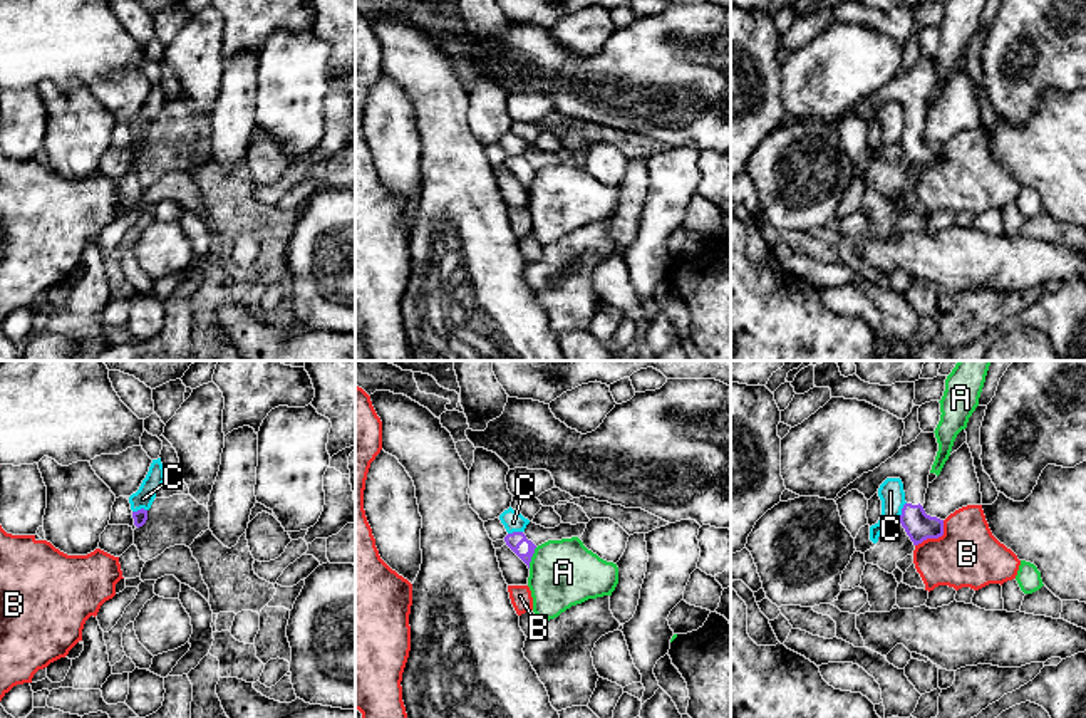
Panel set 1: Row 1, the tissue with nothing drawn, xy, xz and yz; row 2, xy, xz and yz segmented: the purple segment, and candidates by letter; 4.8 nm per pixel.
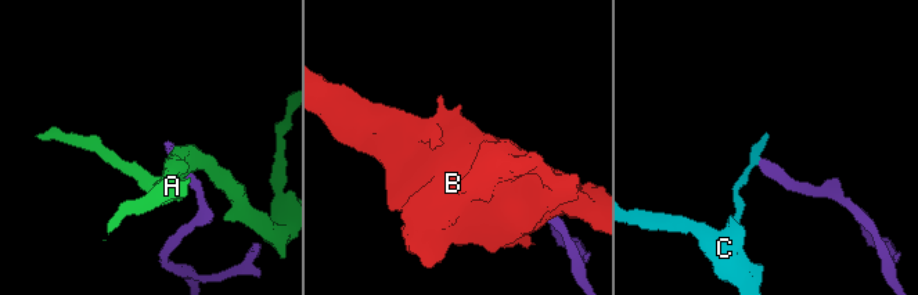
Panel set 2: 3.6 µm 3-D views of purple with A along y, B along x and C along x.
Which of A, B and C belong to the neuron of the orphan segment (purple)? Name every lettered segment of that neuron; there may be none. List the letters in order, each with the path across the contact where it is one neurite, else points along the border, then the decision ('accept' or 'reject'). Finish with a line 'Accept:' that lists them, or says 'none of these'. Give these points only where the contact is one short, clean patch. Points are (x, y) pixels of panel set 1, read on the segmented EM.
A: border along xz (537, 547), (528, 567); reject
B: reject
C: border along yz (905, 502), (897, 519); reject
Accept: none of these

